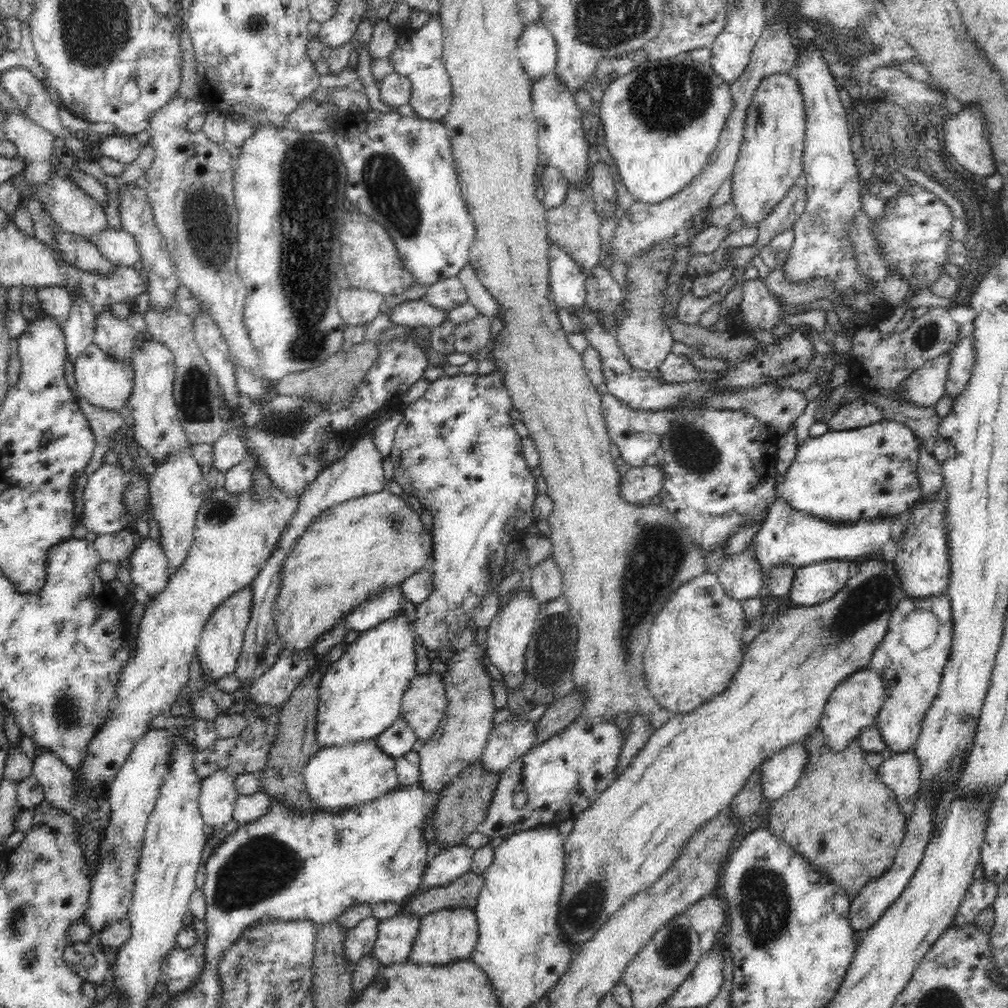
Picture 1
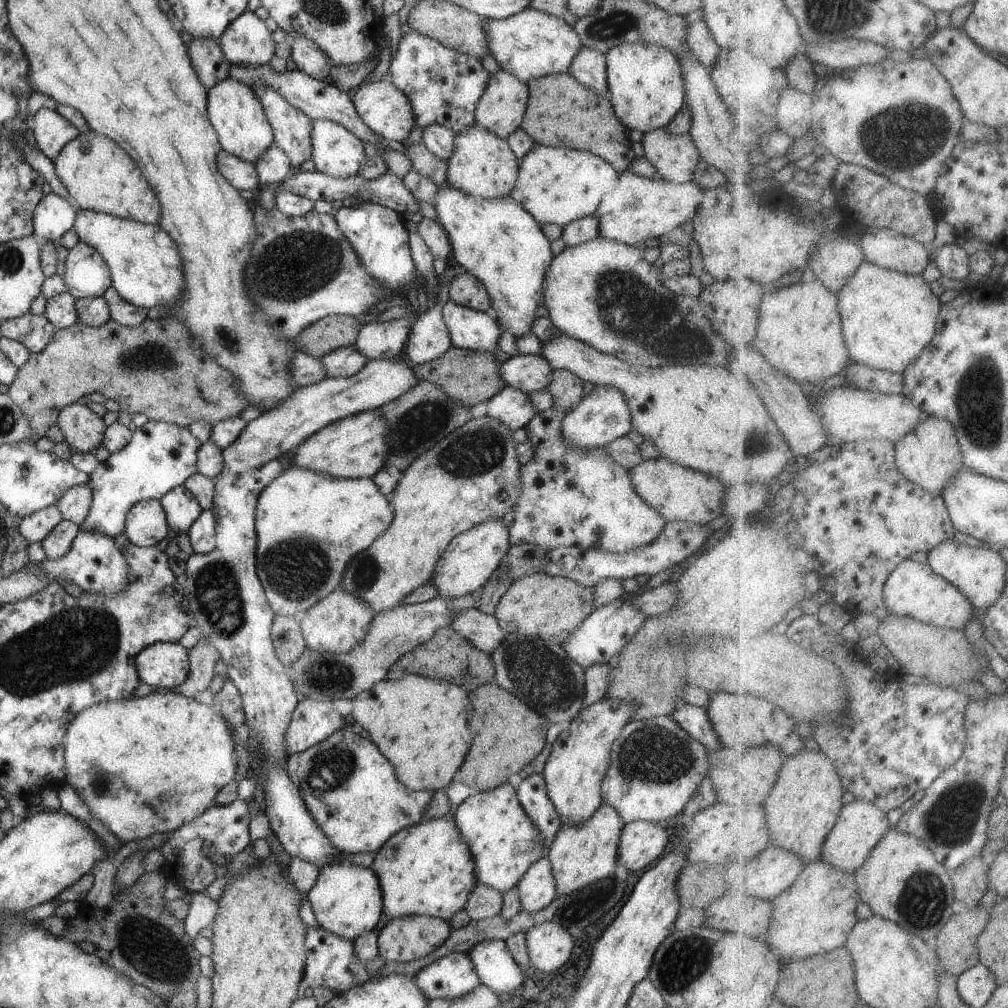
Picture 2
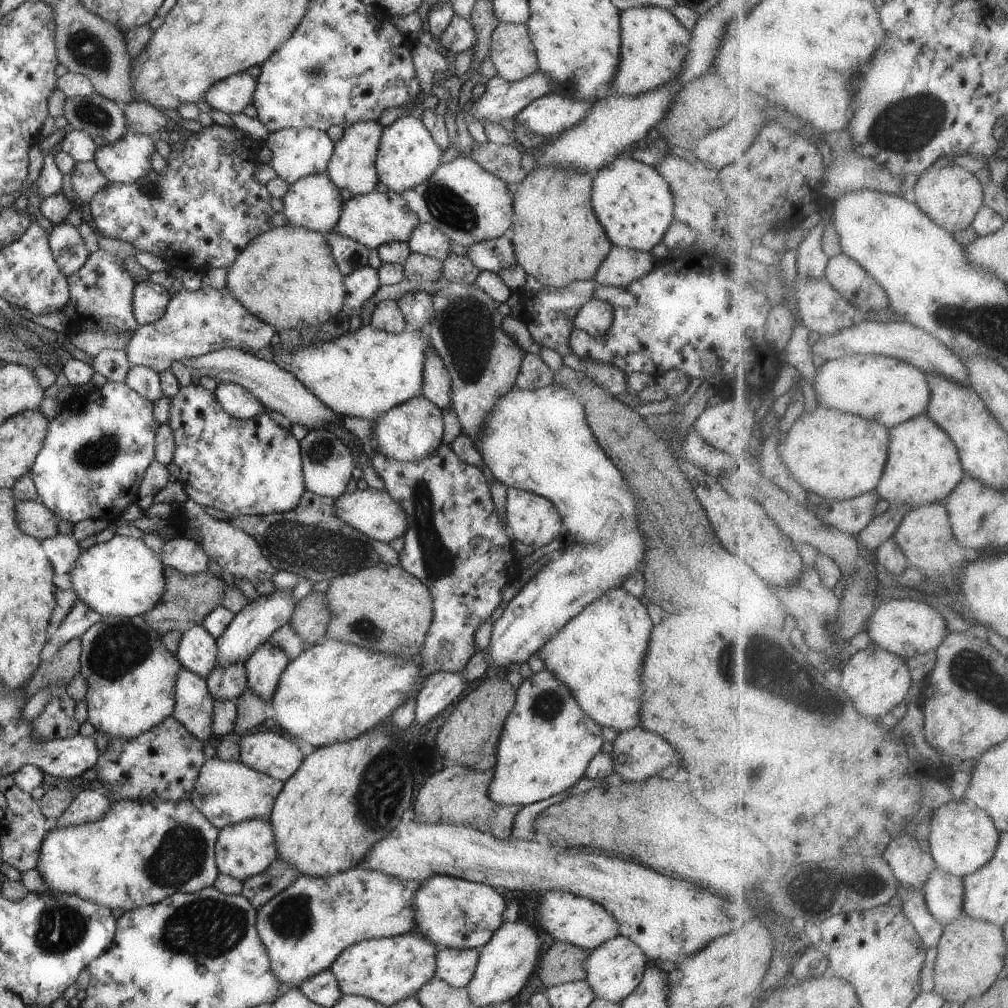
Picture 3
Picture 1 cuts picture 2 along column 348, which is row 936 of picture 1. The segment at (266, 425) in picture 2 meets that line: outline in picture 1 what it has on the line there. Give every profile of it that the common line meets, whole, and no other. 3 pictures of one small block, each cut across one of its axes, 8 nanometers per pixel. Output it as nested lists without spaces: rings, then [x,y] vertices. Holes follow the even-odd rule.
[[[410,913],[380,920],[371,954],[381,966],[407,960],[418,934],[419,924],[420,916]]]

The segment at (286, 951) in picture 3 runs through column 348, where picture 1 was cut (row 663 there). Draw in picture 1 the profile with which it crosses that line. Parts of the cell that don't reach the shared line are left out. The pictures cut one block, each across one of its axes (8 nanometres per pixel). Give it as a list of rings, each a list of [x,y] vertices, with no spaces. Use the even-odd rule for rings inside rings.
[[[946,592],[928,598],[904,597],[892,611],[886,634],[882,642],[875,648],[874,656],[868,668],[877,672],[885,683],[885,701],[875,726],[878,728],[888,752],[902,753],[913,751],[918,741],[922,722],[936,698],[947,663],[953,639],[953,620],[950,597]]]

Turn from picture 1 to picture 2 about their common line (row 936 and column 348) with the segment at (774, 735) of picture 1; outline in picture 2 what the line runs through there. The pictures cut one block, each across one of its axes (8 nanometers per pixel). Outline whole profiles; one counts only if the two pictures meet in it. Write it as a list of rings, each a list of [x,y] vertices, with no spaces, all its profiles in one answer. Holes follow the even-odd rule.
[[[486,415],[481,418],[472,418],[466,424],[458,427],[455,431],[452,431],[446,438],[440,439],[430,450],[427,450],[424,454],[421,454],[412,464],[402,472],[402,478],[397,482],[396,488],[391,492],[390,506],[393,510],[394,518],[392,524],[380,535],[374,539],[374,542],[358,553],[346,567],[343,574],[344,588],[350,593],[355,594],[358,598],[364,599],[374,610],[375,614],[380,611],[390,610],[392,607],[402,604],[402,599],[410,594],[416,587],[431,582],[433,570],[436,568],[436,563],[439,561],[440,555],[444,554],[444,551],[448,548],[452,539],[467,530],[470,530],[473,526],[480,523],[493,520],[502,521],[506,512],[513,510],[517,500],[520,496],[521,489],[521,464],[516,457],[517,443],[512,438],[513,430],[510,430],[501,420]]]

